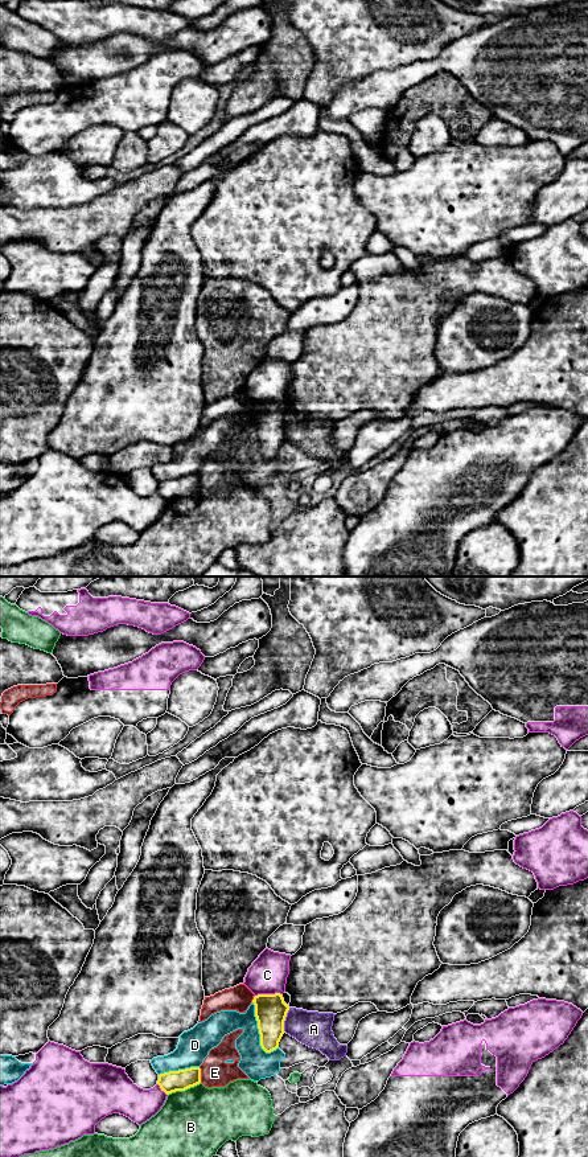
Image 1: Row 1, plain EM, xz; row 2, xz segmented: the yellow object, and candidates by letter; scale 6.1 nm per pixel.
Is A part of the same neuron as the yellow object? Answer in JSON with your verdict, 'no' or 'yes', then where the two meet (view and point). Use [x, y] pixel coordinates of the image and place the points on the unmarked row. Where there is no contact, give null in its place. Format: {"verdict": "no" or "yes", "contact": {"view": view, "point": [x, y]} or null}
{"verdict": "no", "contact": {"view": "xz", "point": [284, 427]}}

